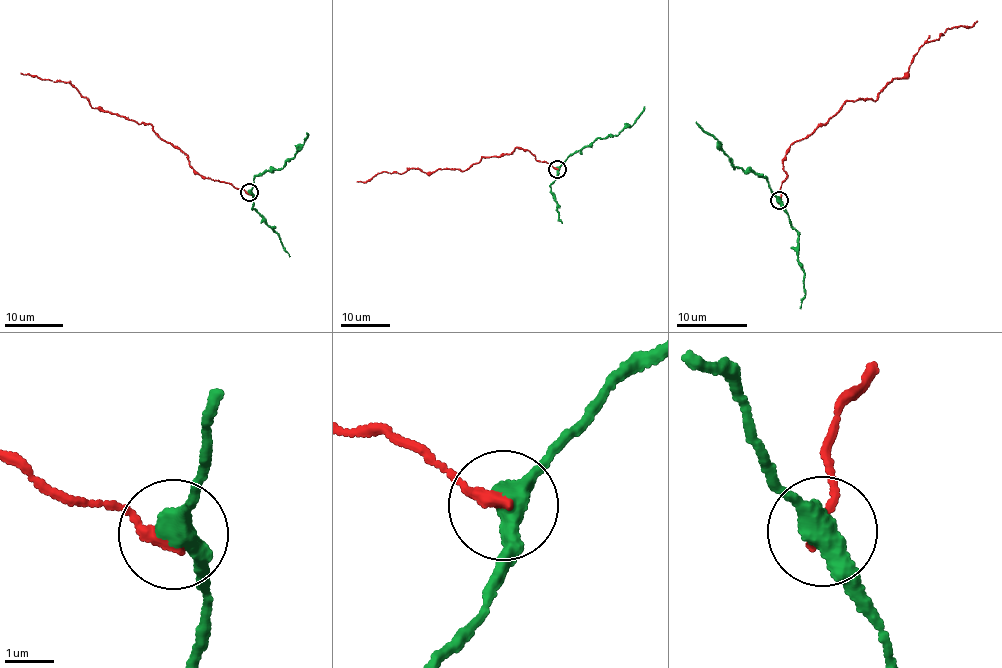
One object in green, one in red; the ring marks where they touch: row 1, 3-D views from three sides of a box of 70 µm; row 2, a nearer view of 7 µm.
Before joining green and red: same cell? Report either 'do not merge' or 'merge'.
do not merge

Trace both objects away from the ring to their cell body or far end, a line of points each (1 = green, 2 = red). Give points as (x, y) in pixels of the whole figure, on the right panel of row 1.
1: (779, 200), (772, 194), (768, 179), (735, 167), (720, 143), (696, 122)
2: (779, 200), (789, 147), (847, 101), (875, 100), (908, 72), (926, 42), (977, 20)

